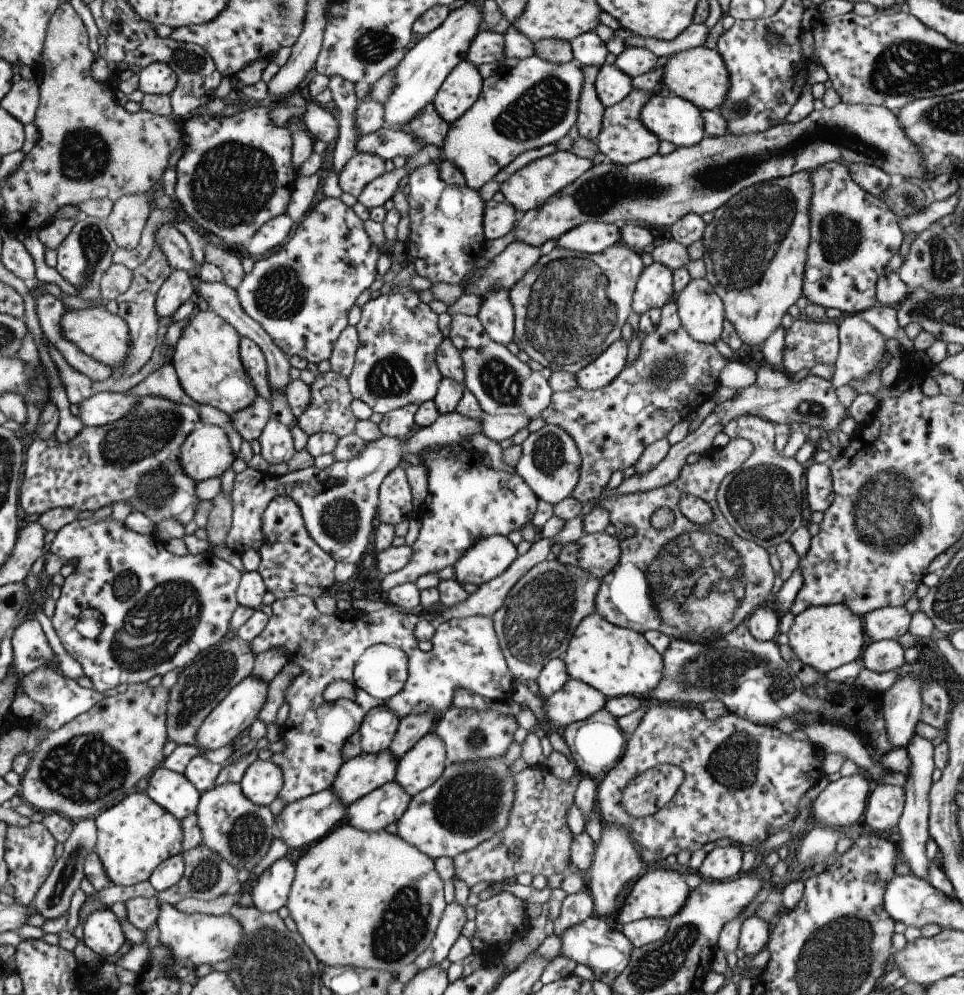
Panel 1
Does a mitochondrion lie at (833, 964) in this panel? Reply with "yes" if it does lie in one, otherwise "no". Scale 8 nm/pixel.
yes

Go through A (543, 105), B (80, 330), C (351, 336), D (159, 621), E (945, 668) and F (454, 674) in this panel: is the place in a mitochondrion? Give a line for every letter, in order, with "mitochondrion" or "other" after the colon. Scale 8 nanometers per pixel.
A: mitochondrion
B: other
C: other
D: mitochondrion
E: other
F: other

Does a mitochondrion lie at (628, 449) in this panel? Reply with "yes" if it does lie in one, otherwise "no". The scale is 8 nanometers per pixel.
no

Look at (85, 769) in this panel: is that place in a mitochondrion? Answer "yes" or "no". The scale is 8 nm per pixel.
yes

